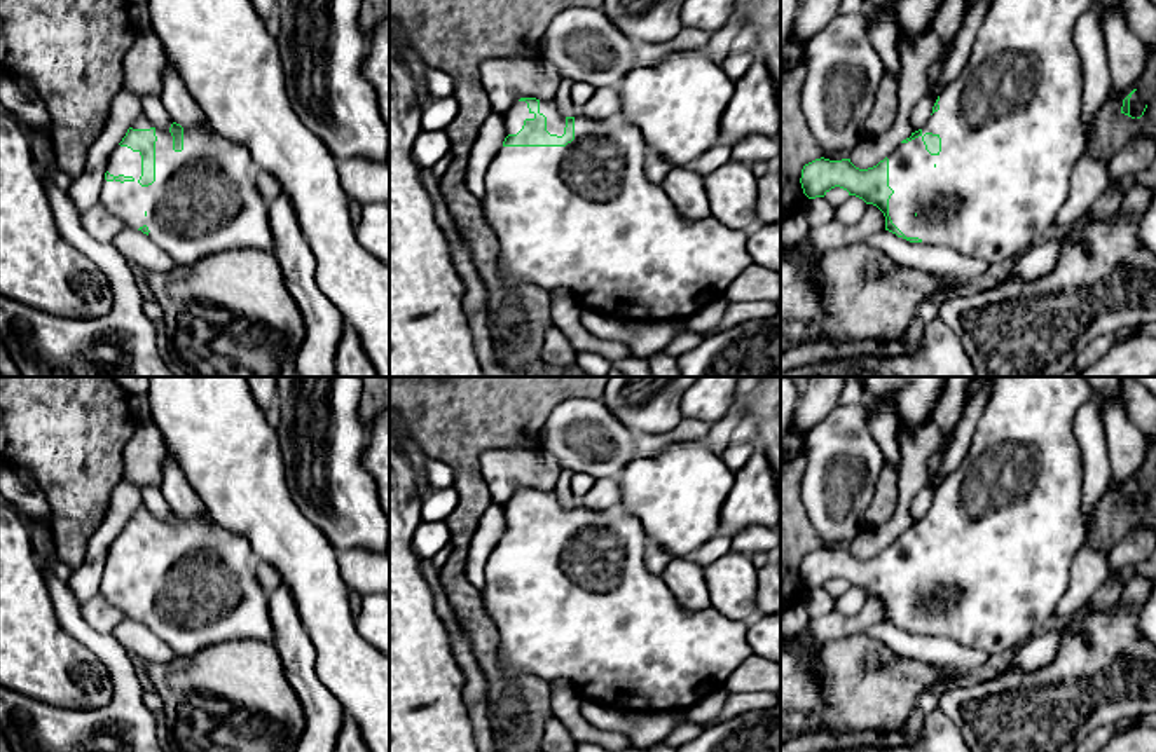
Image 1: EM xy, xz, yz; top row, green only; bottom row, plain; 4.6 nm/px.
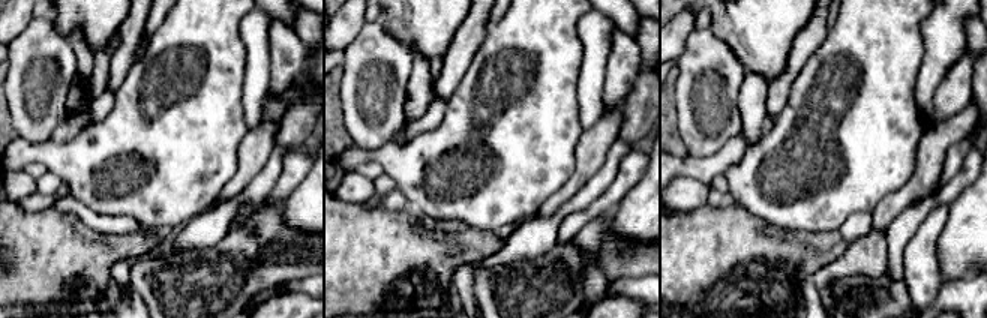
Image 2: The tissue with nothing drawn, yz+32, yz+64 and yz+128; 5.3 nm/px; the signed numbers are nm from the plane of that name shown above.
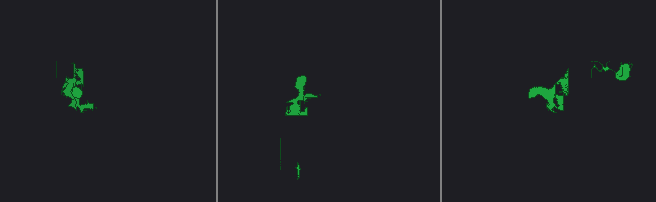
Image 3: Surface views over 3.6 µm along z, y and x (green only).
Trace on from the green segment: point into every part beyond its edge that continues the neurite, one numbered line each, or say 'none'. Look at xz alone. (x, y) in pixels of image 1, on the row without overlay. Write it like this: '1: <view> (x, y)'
1: xz (584, 608)

